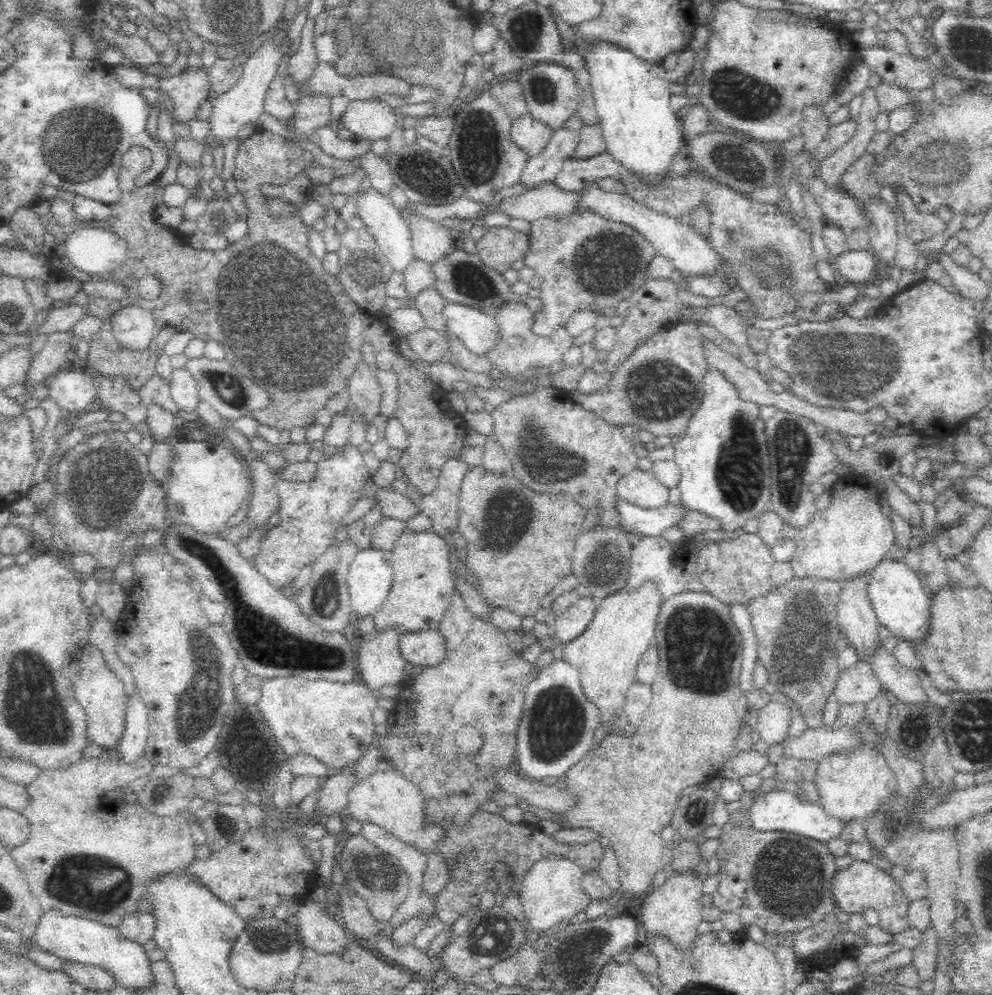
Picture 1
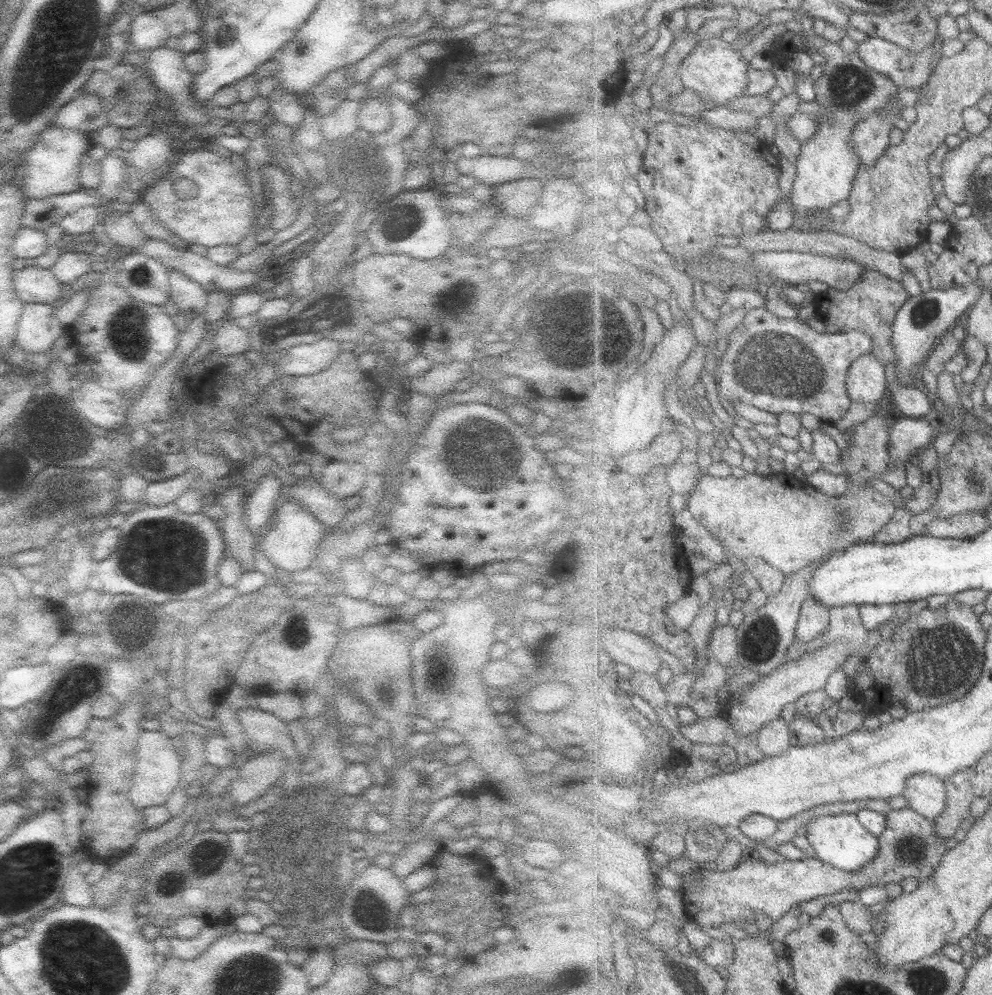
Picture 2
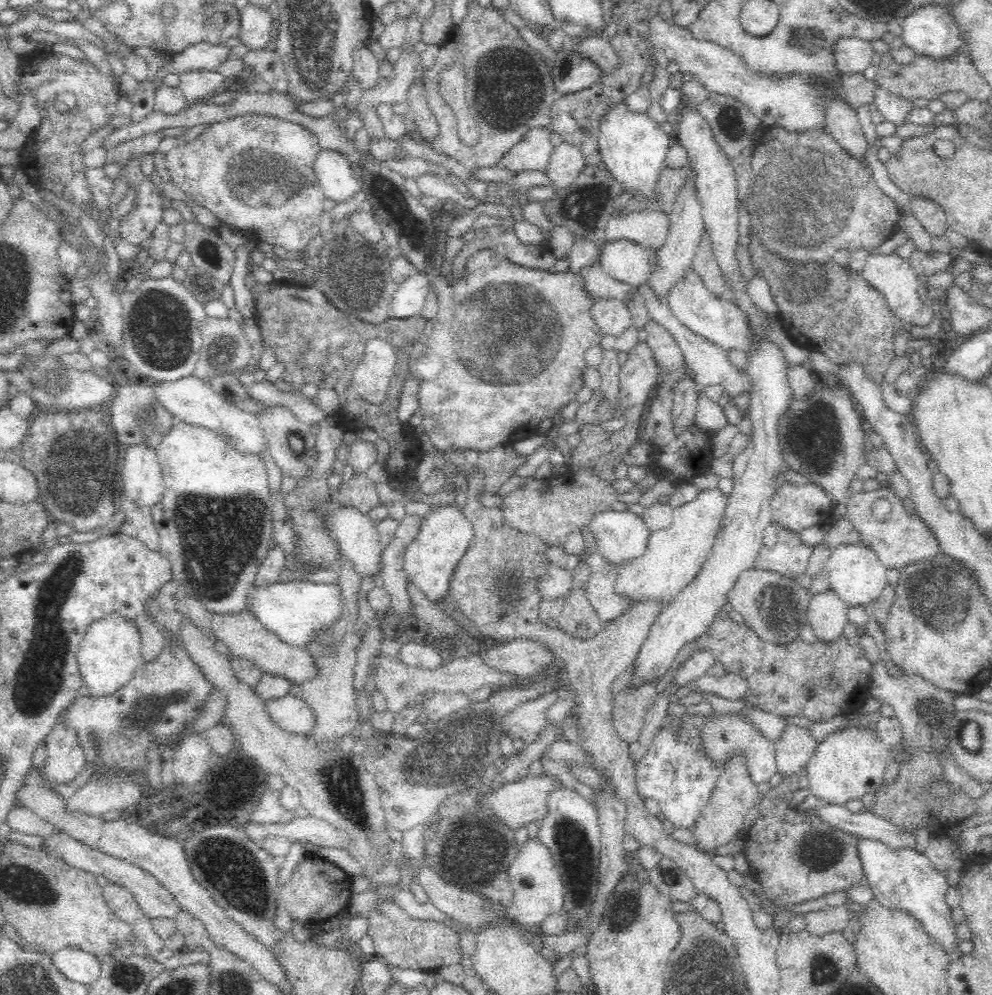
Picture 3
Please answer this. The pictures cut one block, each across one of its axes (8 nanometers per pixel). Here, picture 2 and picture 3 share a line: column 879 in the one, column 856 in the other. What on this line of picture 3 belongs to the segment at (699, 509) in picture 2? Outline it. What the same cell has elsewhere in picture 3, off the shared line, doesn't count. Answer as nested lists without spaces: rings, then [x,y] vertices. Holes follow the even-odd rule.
[[[886,484],[878,489],[861,490],[849,495],[845,517],[859,533],[861,544],[869,547],[878,555],[880,562],[887,569],[896,568],[900,571],[908,564],[932,560],[934,556],[941,554],[938,540],[927,528],[926,523],[917,514],[909,513],[902,501]],[[880,498],[886,498],[891,504],[891,511],[883,521],[878,521],[872,513],[872,504]]]

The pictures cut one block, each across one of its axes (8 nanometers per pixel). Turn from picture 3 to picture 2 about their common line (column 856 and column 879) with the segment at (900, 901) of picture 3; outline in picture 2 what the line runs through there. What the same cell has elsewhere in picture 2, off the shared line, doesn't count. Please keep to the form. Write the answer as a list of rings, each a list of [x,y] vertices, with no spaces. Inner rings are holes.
[[[841,812],[835,815],[821,815],[815,818],[806,816],[806,825],[801,829],[803,836],[809,840],[809,844],[815,850],[815,855],[832,864],[834,868],[839,868],[844,872],[857,873],[867,867],[880,851],[880,840],[864,824],[858,820],[858,815],[854,813]]]

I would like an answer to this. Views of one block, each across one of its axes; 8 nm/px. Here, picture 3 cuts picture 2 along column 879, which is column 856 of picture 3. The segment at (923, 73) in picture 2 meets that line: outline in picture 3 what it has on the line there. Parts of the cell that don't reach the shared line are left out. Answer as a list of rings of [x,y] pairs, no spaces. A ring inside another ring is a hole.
[[[838,38],[831,49],[835,69],[842,73],[864,73],[871,66],[875,51],[870,41],[859,38]]]

